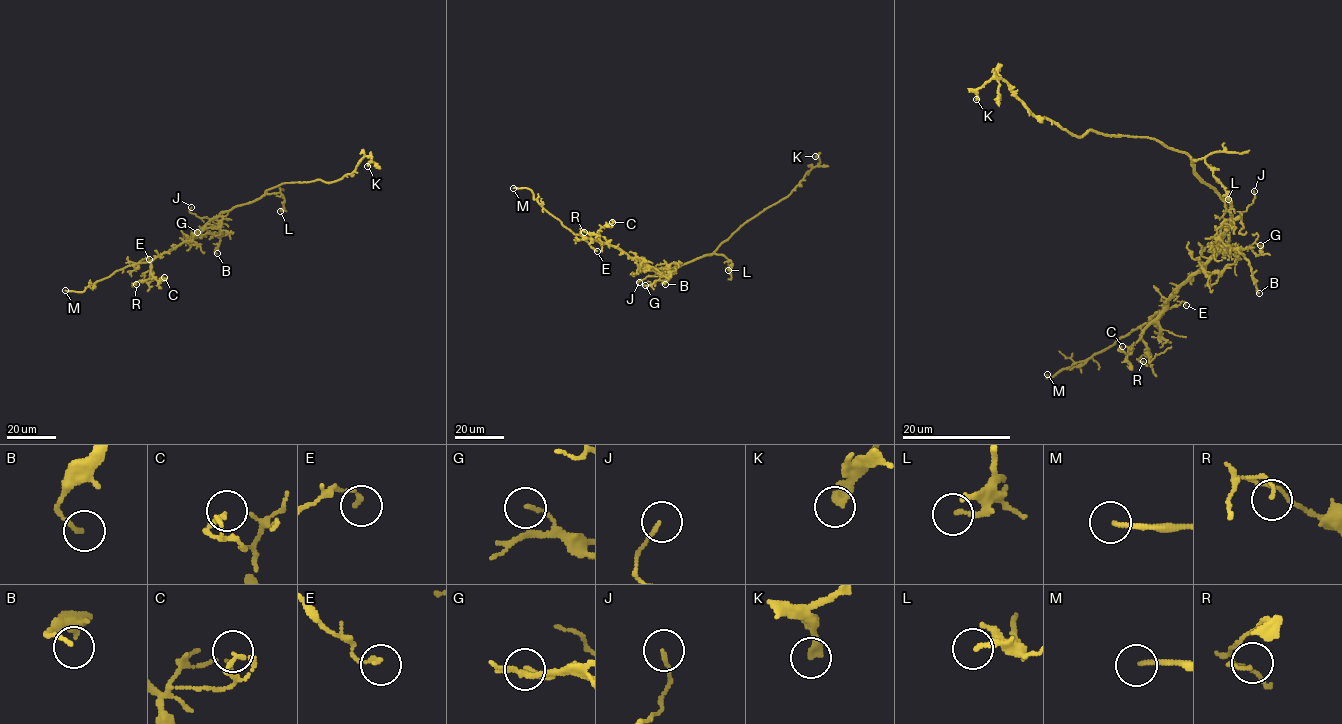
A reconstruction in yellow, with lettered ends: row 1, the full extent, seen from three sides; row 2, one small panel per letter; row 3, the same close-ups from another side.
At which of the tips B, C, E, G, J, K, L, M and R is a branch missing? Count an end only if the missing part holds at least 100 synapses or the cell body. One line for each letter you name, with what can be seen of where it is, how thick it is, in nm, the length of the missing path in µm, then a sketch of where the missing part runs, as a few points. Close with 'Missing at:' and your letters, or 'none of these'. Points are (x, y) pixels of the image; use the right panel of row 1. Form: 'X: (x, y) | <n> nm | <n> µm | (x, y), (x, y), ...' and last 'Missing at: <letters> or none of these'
M: (1047, 374) | 160 nm | 10 µm
Missing at: M

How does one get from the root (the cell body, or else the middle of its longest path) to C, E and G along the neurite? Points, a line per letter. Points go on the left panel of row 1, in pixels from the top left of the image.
C: (226, 211), (214, 217), (191, 239), (151, 262), (152, 275), (158, 281), (164, 277)
E: (226, 211), (214, 217), (191, 239), (134, 267), (146, 257), (149, 259)
G: (226, 211), (228, 213), (222, 217), (218, 226), (220, 235), (208, 232), (202, 236), (197, 232)

